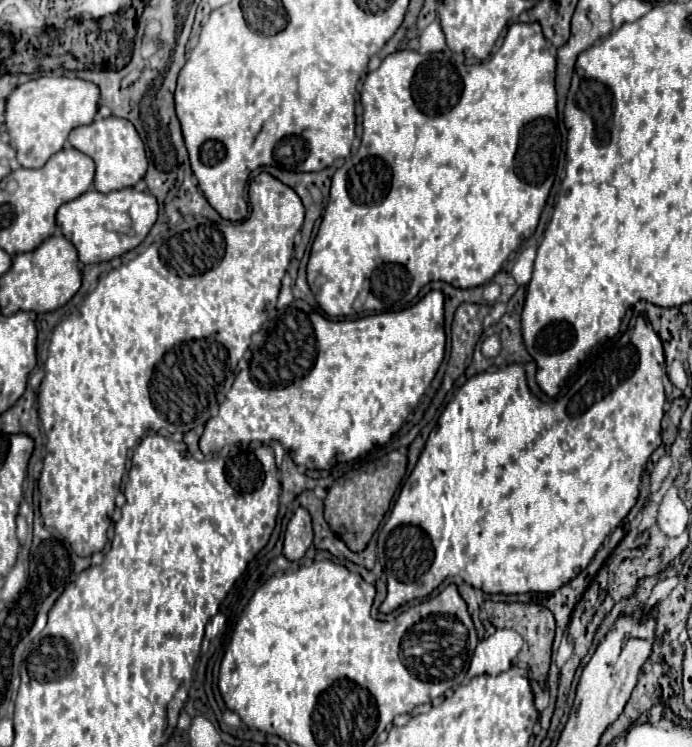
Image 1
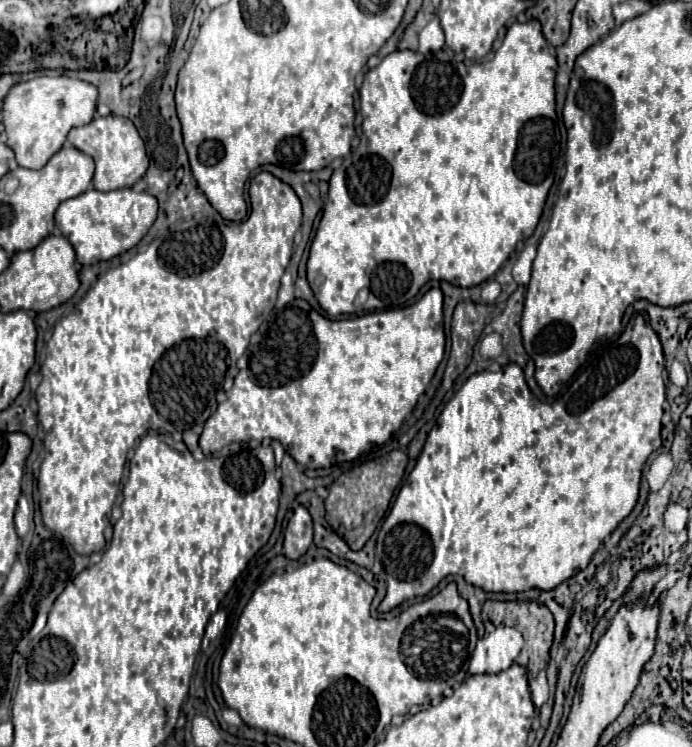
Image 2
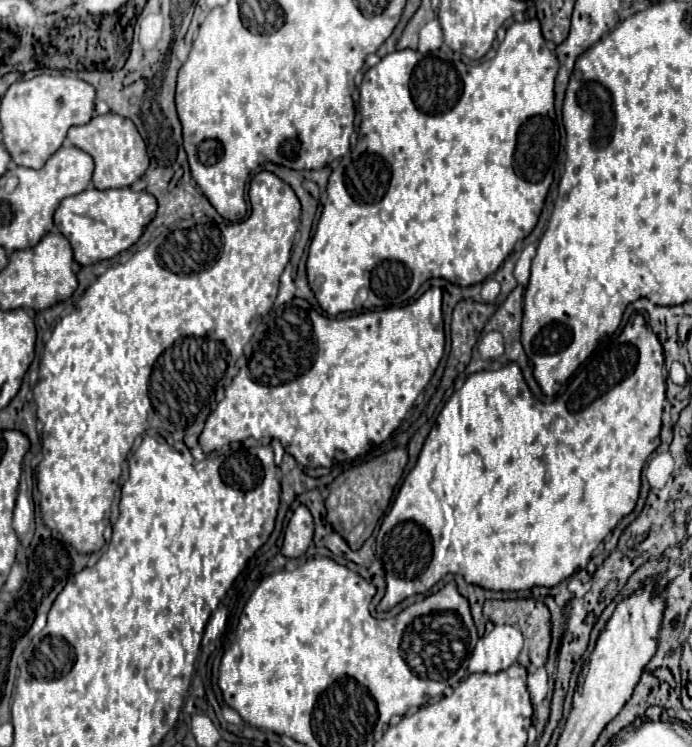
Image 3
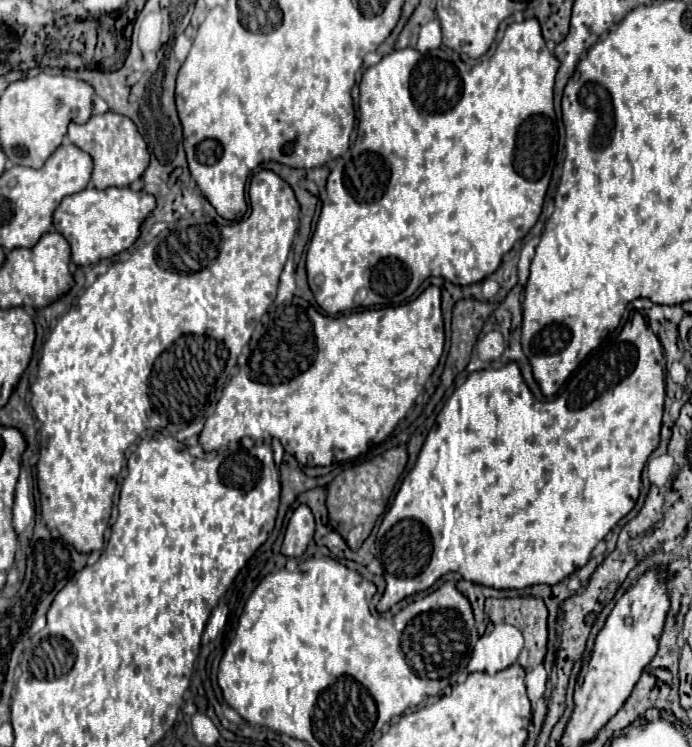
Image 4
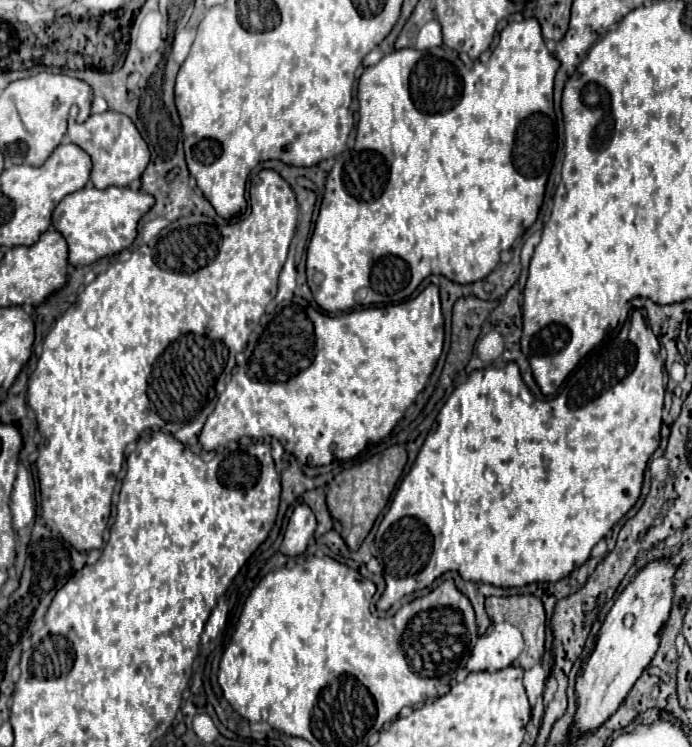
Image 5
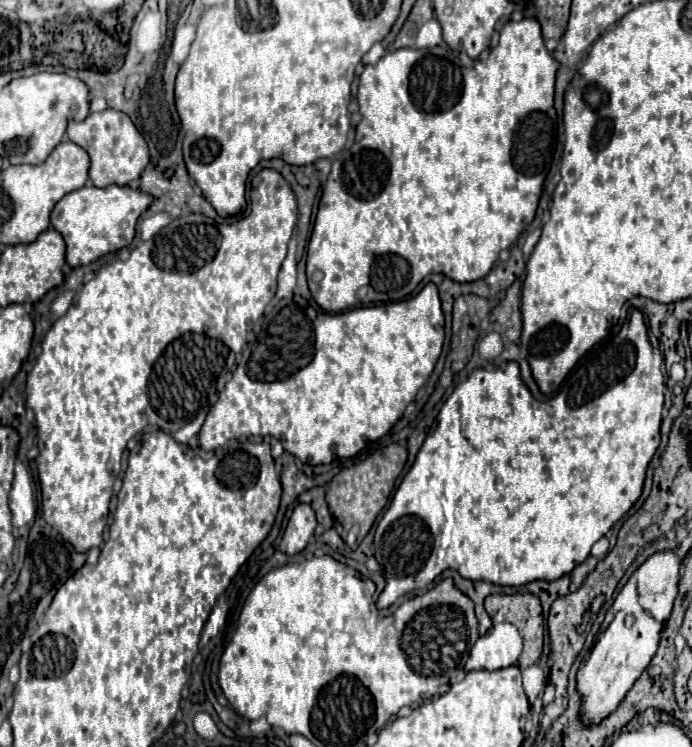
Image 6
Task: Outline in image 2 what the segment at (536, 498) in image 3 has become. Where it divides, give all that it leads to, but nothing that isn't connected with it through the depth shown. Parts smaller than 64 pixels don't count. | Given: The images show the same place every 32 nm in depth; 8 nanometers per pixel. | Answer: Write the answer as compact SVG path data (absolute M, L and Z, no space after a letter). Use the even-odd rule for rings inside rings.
M636 316L628 328L612 342L600 344L592 356L584 362L582 372L572 380L568 390L554 400L554 404L540 402L528 388L524 380L524 370L518 364L508 364L498 372L478 372L472 374L466 384L454 394L454 398L446 404L442 414L438 416L435 426L428 434L424 450L418 456L418 462L406 482L402 484L388 518L384 520L378 542L376 542L376 558L382 562L386 572L388 596L378 606L380 612L390 612L392 608L400 606L402 602L426 596L434 586L440 584L446 576L462 576L468 584L482 588L484 592L526 592L532 588L538 590L554 590L568 578L576 576L580 570L588 566L594 552L600 548L604 538L632 512L638 500L640 476L648 456L660 448L660 420L666 402L666 388L664 388L664 352L658 340L658 334L650 328L650 324Z

